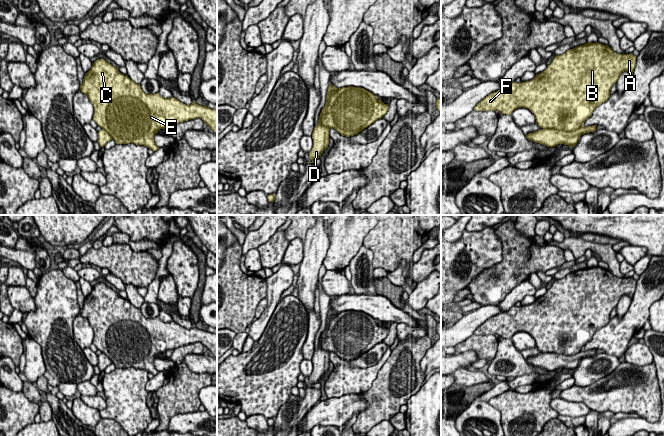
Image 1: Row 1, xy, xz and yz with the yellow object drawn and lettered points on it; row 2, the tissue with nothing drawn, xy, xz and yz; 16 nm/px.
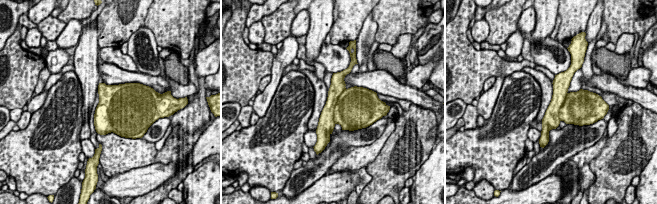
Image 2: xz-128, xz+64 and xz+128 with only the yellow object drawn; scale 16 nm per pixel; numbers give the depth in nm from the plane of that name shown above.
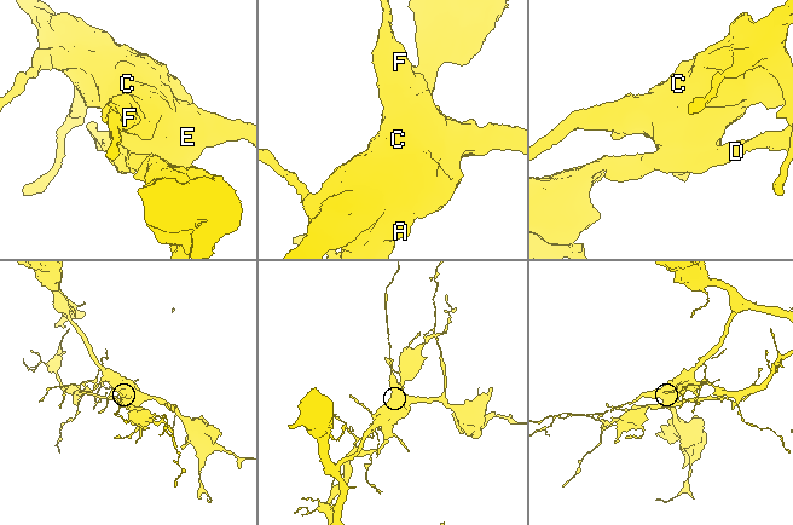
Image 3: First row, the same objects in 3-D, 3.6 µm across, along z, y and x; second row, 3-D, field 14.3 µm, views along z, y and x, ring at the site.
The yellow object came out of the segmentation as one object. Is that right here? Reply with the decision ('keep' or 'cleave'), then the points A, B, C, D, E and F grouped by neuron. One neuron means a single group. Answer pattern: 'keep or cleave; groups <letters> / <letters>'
cleave; groups A B C E F / D

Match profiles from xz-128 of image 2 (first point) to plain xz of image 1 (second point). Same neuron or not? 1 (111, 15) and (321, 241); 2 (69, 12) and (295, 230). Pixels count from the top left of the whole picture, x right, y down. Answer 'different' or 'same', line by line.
1: different
2: same

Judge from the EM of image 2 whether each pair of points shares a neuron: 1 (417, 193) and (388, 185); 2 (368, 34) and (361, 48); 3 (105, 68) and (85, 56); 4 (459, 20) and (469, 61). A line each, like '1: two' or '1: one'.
1: two
2: one
3: two
4: one

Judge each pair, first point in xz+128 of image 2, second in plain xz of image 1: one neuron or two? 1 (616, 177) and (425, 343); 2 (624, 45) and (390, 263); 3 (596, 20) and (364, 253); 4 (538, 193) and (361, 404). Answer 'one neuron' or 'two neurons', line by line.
1: one neuron
2: two neurons
3: one neuron
4: one neuron

